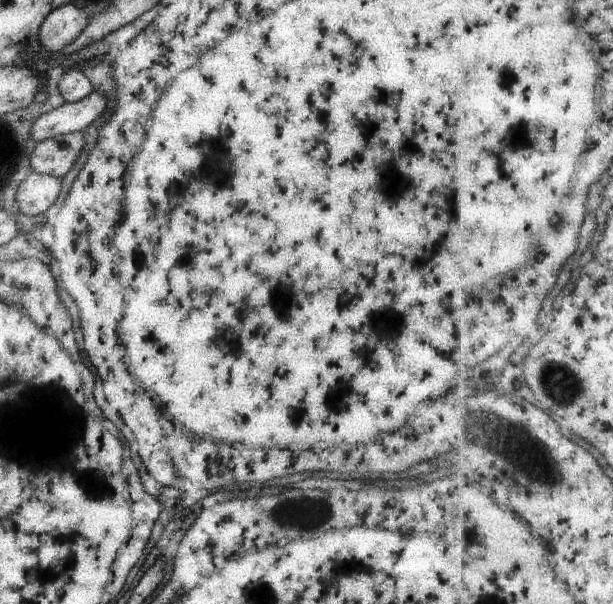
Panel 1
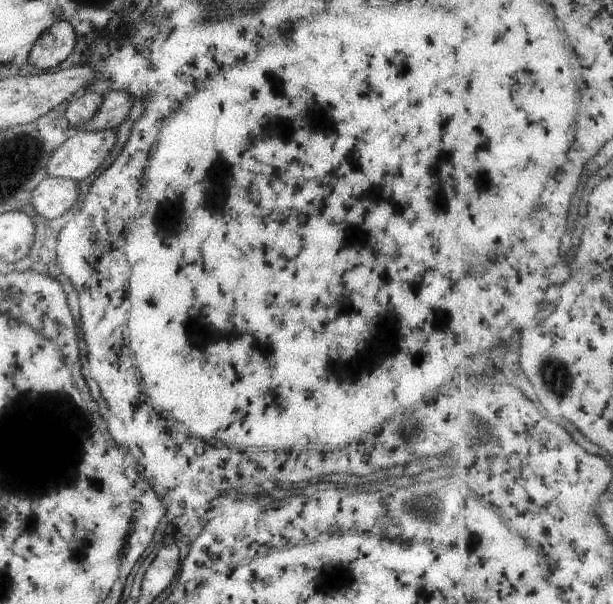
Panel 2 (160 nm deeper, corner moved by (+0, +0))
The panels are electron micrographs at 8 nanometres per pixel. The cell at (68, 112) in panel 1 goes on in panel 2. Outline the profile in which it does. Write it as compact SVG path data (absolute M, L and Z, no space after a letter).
M110 91L102 97L99 108L92 119L85 121L77 130L98 131L101 129L116 129L125 117L135 97L127 91Z

